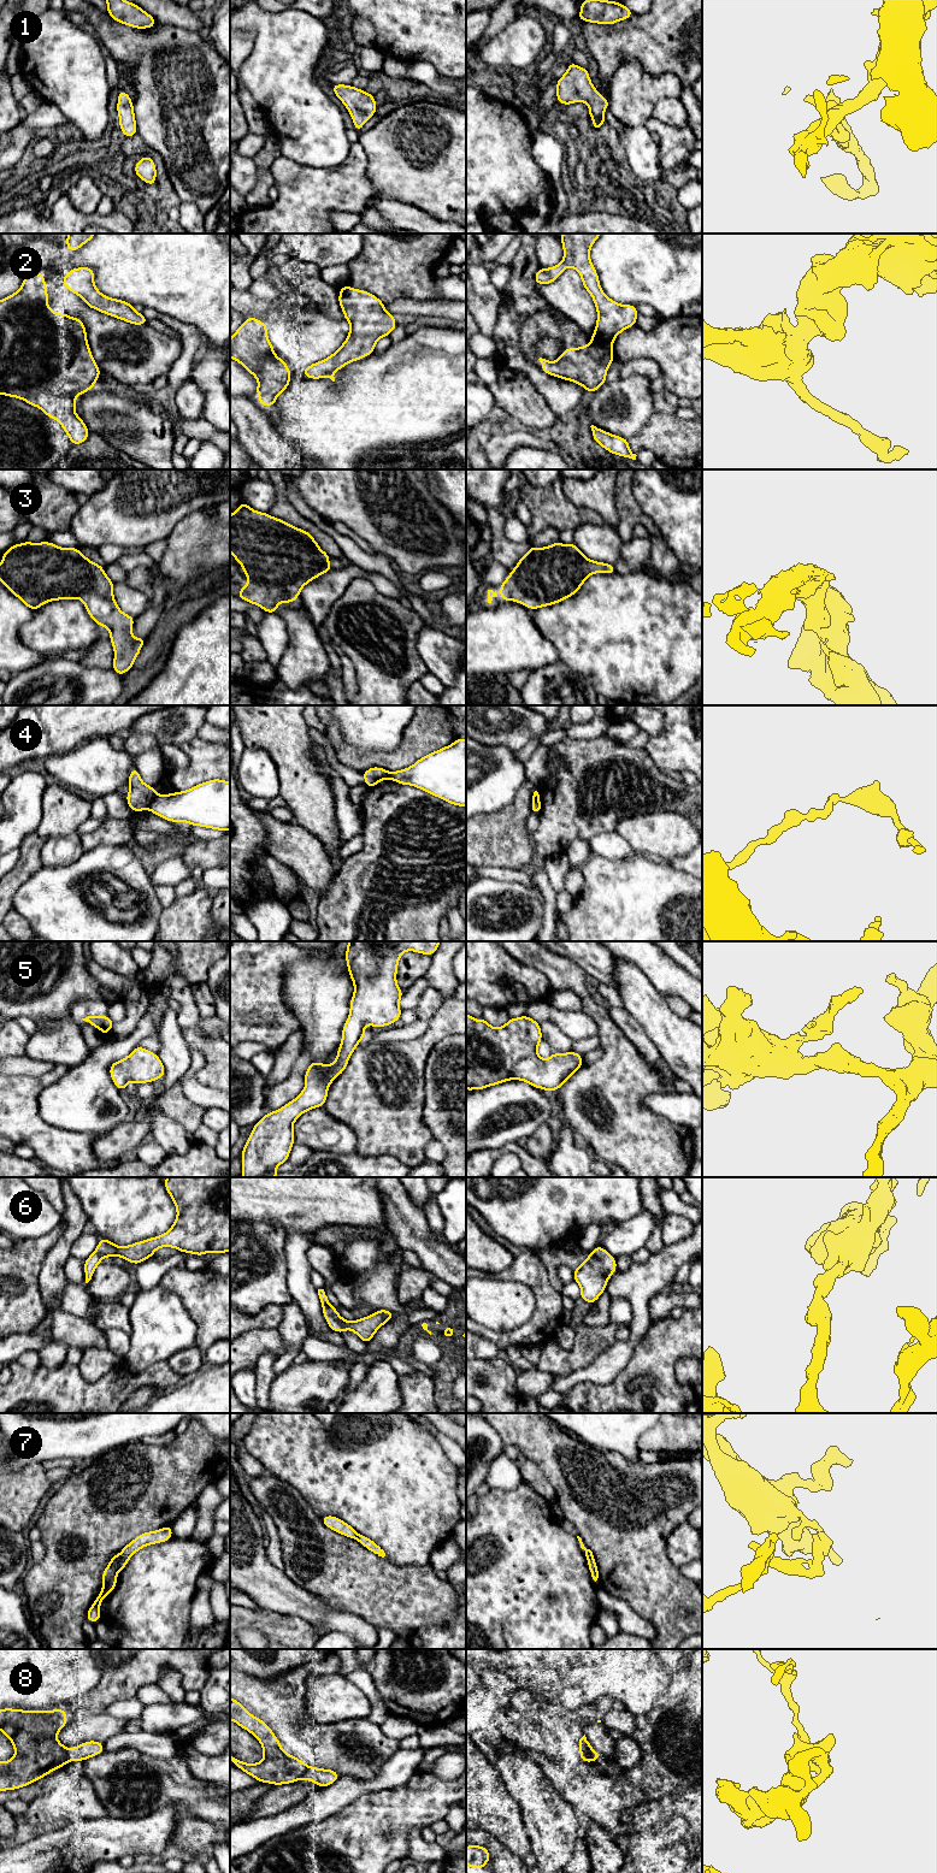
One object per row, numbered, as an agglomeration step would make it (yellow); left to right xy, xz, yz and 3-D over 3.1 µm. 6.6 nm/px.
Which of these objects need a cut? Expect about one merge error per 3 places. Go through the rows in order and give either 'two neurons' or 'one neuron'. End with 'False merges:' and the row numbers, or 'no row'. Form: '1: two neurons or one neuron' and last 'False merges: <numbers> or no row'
1: one neuron
2: one neuron
3: one neuron
4: two neurons
5: one neuron
6: one neuron
7: two neurons
8: two neurons
False merges: 4, 7, 8

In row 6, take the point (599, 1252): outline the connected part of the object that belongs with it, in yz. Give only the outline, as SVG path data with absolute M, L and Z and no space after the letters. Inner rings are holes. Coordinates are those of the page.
M599 1245L573 1271L574 1281L581 1286L581 1298L594 1304L606 1290L609 1277L615 1272L617 1262Z

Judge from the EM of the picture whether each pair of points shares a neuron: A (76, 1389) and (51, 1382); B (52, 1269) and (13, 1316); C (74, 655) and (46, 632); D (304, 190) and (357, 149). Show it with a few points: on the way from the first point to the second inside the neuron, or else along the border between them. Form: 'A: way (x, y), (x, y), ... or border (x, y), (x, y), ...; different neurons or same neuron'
A: way (70, 1389), (57, 1388); same neuron
B: border (43, 1258), (39, 1275), (39, 1290), (48, 1310); different neurons
C: border (83, 649), (69, 649), (62, 656); different neurons
D: way (319, 190), (326, 189), (351, 165); same neuron

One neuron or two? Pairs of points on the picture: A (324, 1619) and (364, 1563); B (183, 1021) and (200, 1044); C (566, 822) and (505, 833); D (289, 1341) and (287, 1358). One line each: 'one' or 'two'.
A: two
B: two
C: two
D: two

